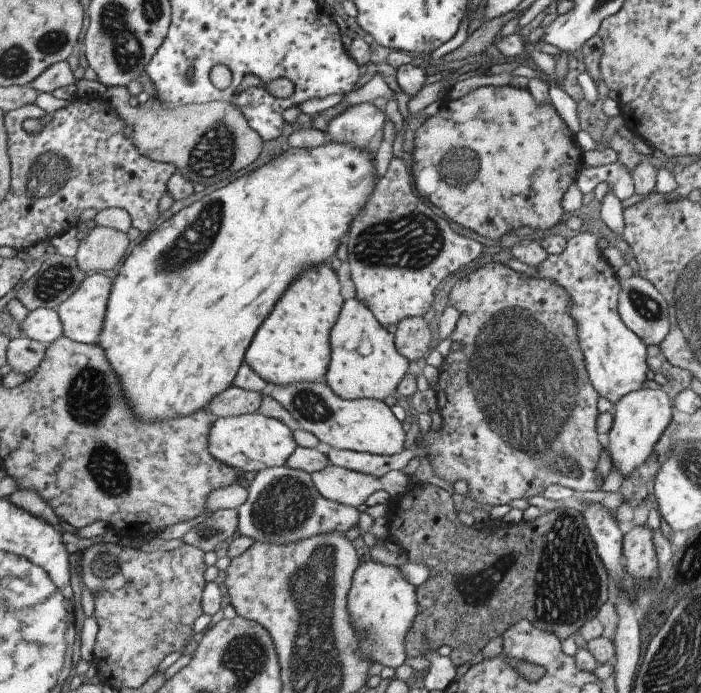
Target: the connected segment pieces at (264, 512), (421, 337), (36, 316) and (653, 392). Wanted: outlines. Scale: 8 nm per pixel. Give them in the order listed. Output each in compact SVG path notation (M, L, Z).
M285 465L259 470L246 491L245 502L236 508L237 534L251 538L253 543L281 546L327 532L339 532L345 536L359 521L360 512L357 508L326 500L315 490L310 474Z
M423 317L403 318L396 326L395 350L407 360L419 360L430 352L431 332Z
M39 307L28 312L18 324L21 337L48 346L55 338L61 337L61 322L55 310Z
M639 388L637 392L621 396L617 404L612 407L612 424L607 433L605 449L610 457L611 468L616 469L622 478L639 468L651 456L655 442L667 428L674 407L668 395L659 388Z

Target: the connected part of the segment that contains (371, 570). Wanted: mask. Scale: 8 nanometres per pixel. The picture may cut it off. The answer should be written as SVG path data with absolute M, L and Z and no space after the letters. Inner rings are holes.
M371 558L359 562L347 593L347 614L353 632L361 636L357 650L369 662L394 669L402 664L405 660L403 638L417 614L417 601L414 586L399 574L397 566L381 564Z

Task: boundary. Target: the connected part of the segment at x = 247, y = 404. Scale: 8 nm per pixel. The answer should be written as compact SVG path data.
M229 387L211 398L207 411L215 419L231 418L242 414L253 414L261 406L261 393L243 390L242 388Z

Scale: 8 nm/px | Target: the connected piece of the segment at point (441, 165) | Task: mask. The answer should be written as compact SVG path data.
M509 84L503 86L479 86L458 99L448 98L443 100L437 112L427 118L419 128L415 129L412 147L413 151L411 148L409 153L411 155L411 163L409 163L410 166L408 167L413 176L413 184L419 197L423 196L431 202L433 207L439 208L443 215L445 214L445 218L451 220L453 224L463 226L463 228L491 239L500 238L502 235L509 234L511 230L523 226L534 230L544 230L557 224L563 215L561 198L570 185L576 184L577 175L583 169L582 152L575 141L575 133L567 128L555 108L551 106L551 102L547 100L546 103L538 104L529 94L527 87L519 89L509 86Z

